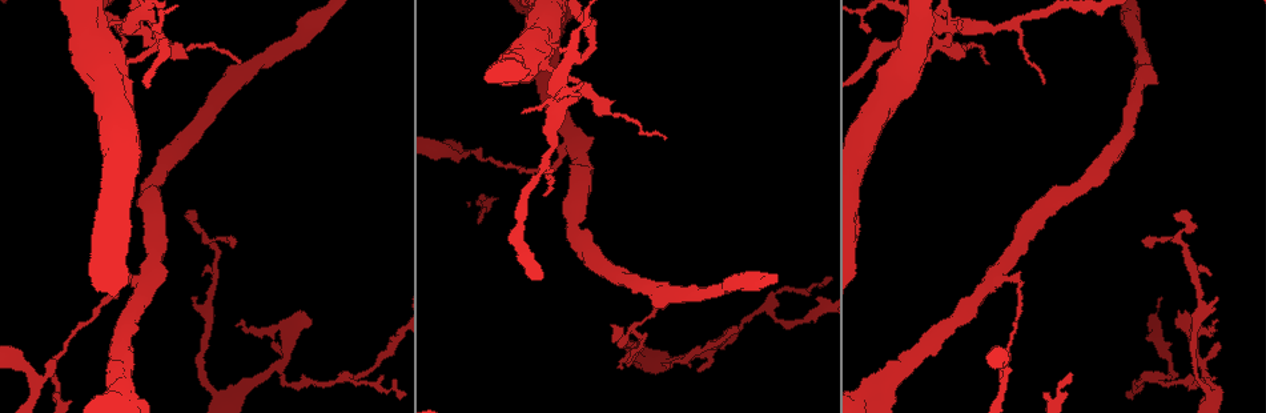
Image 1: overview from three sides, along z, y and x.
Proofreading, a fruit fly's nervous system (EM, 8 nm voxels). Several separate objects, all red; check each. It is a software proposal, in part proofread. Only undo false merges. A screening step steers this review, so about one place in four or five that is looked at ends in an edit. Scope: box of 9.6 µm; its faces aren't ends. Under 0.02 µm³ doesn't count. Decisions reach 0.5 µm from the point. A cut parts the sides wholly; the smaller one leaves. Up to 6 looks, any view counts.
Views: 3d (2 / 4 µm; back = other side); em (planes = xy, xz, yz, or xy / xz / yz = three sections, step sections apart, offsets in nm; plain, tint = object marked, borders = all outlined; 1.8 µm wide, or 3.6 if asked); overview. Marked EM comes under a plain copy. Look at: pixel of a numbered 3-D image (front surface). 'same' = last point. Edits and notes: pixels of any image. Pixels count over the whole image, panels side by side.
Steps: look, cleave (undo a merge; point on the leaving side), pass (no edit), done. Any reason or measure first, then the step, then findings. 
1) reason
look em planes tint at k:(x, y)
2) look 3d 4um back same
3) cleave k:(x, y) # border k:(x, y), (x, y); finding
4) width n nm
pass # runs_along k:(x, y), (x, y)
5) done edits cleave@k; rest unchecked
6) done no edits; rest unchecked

a narrow waist
look 3d 4um at 1:(146, 189)

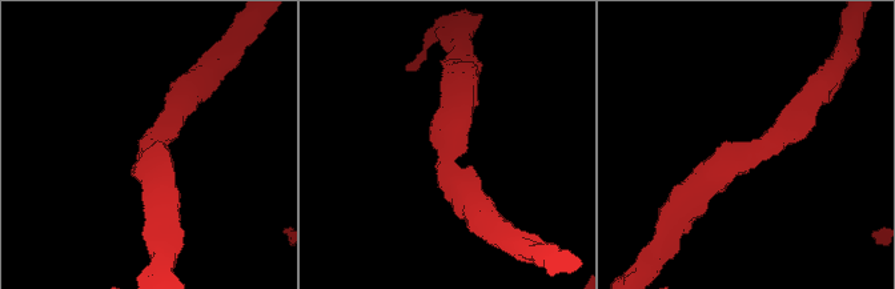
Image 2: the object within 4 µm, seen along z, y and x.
arm_widths 340, 420 nm
look em planes tint at 2:(147, 147)

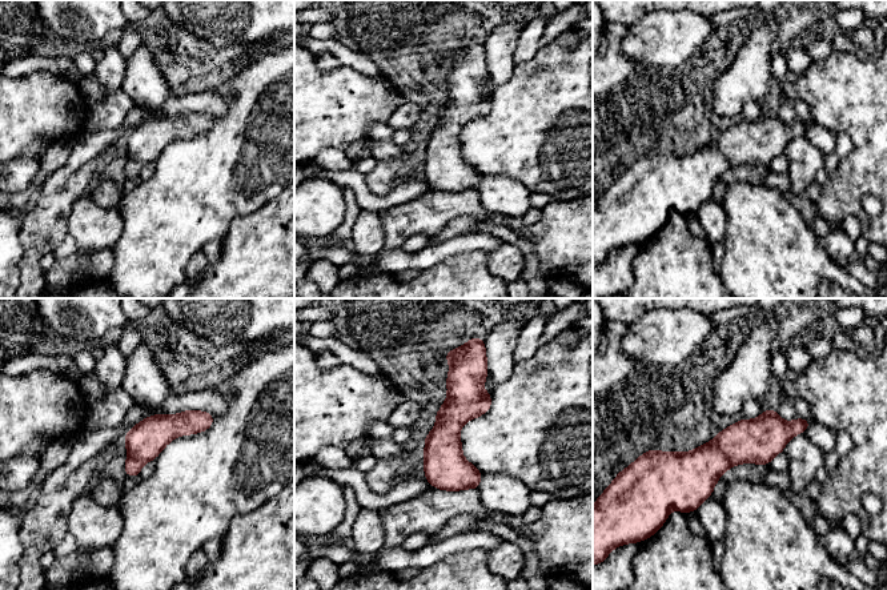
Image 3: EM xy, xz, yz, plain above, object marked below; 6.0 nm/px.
pass # runs_along 3:(806, 422), (710, 461), (662, 454); continuous, no second cell

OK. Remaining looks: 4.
three arms meet
look em xy step 8 tint at 1:(276, 367)

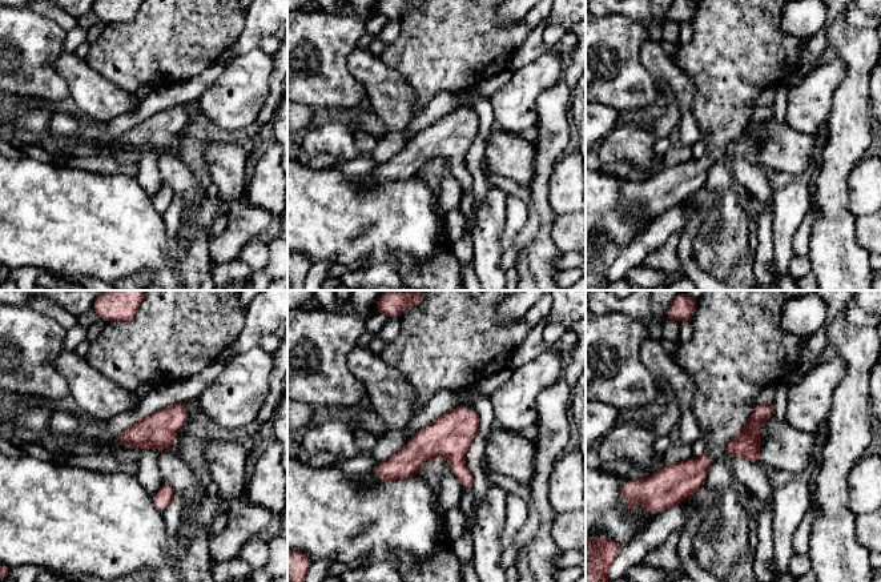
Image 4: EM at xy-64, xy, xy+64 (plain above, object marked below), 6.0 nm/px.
pass # runs_along 4:(474, 416), (403, 464), (375, 472); continuous, no second cell

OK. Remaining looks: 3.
a fork
look 3d 4um at 1:(339, 378)

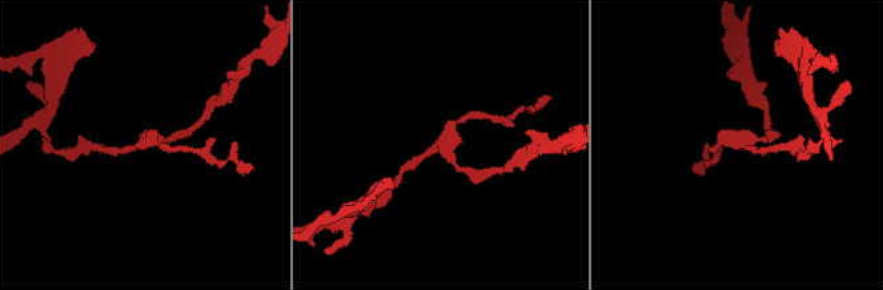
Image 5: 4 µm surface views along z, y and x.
look em xy step 4 borders at 5:(148, 139)

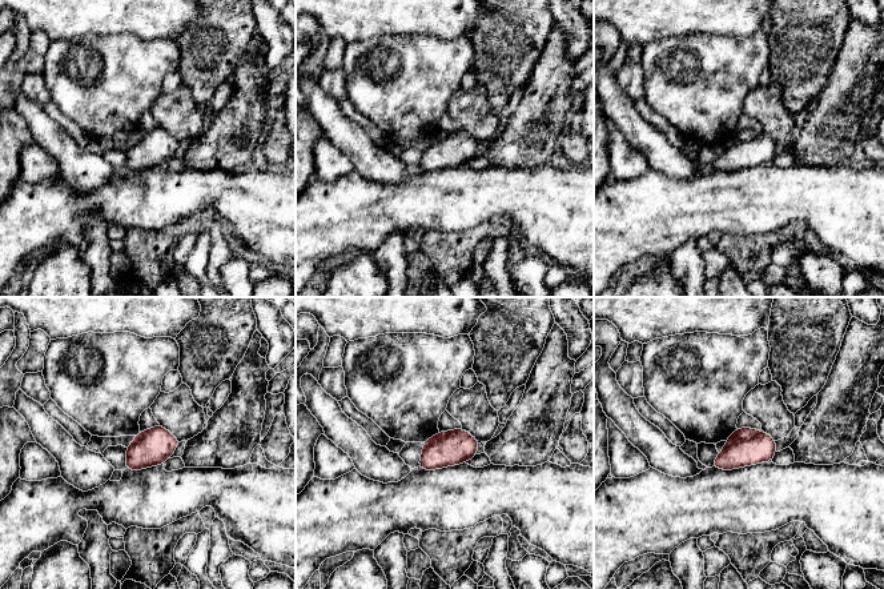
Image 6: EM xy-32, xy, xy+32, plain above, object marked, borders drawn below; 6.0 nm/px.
another direction
look em planes borders same

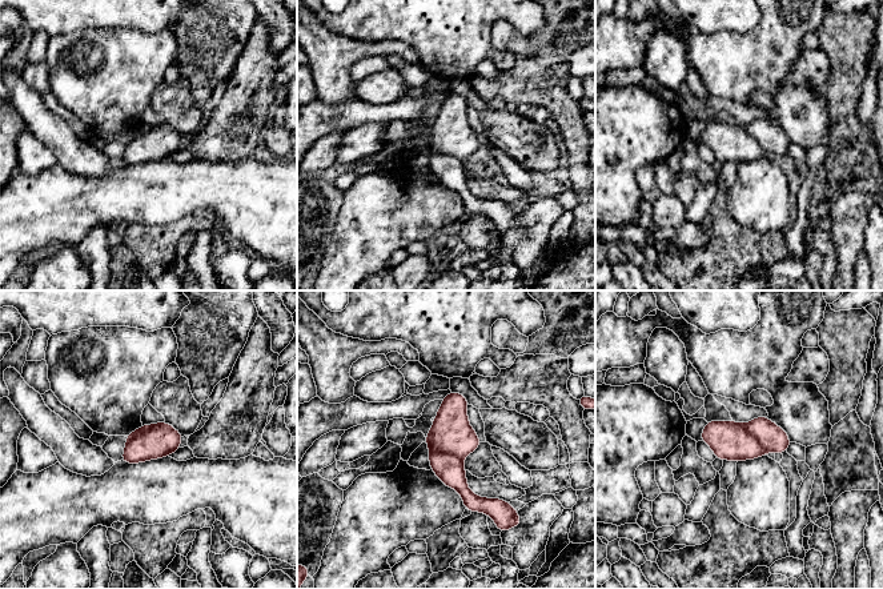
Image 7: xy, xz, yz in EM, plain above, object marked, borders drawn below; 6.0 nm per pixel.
cleave 7:(449, 468) # border 7:(430, 449), (449, 452), (461, 459); a second cell is stuck on

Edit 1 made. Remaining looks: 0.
done edits cleave@7; rest unchecked

